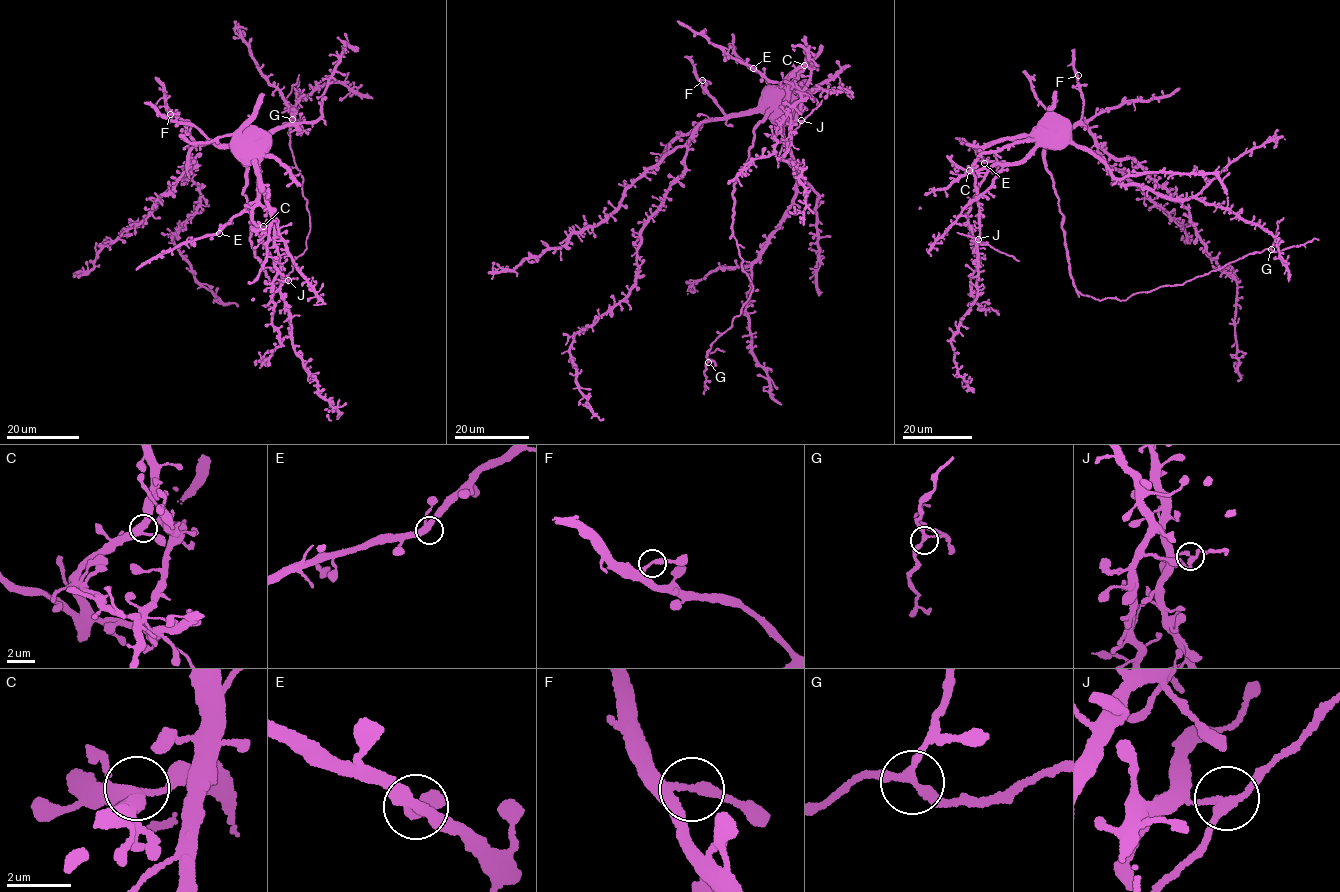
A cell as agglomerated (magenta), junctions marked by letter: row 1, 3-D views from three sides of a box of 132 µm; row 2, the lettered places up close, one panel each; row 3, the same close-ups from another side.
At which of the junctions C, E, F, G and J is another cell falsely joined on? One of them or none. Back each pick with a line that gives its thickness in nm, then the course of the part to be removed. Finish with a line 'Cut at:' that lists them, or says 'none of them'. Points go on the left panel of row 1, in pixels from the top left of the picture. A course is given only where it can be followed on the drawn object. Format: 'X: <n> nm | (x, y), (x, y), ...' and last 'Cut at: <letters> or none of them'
Cut at: none of them

